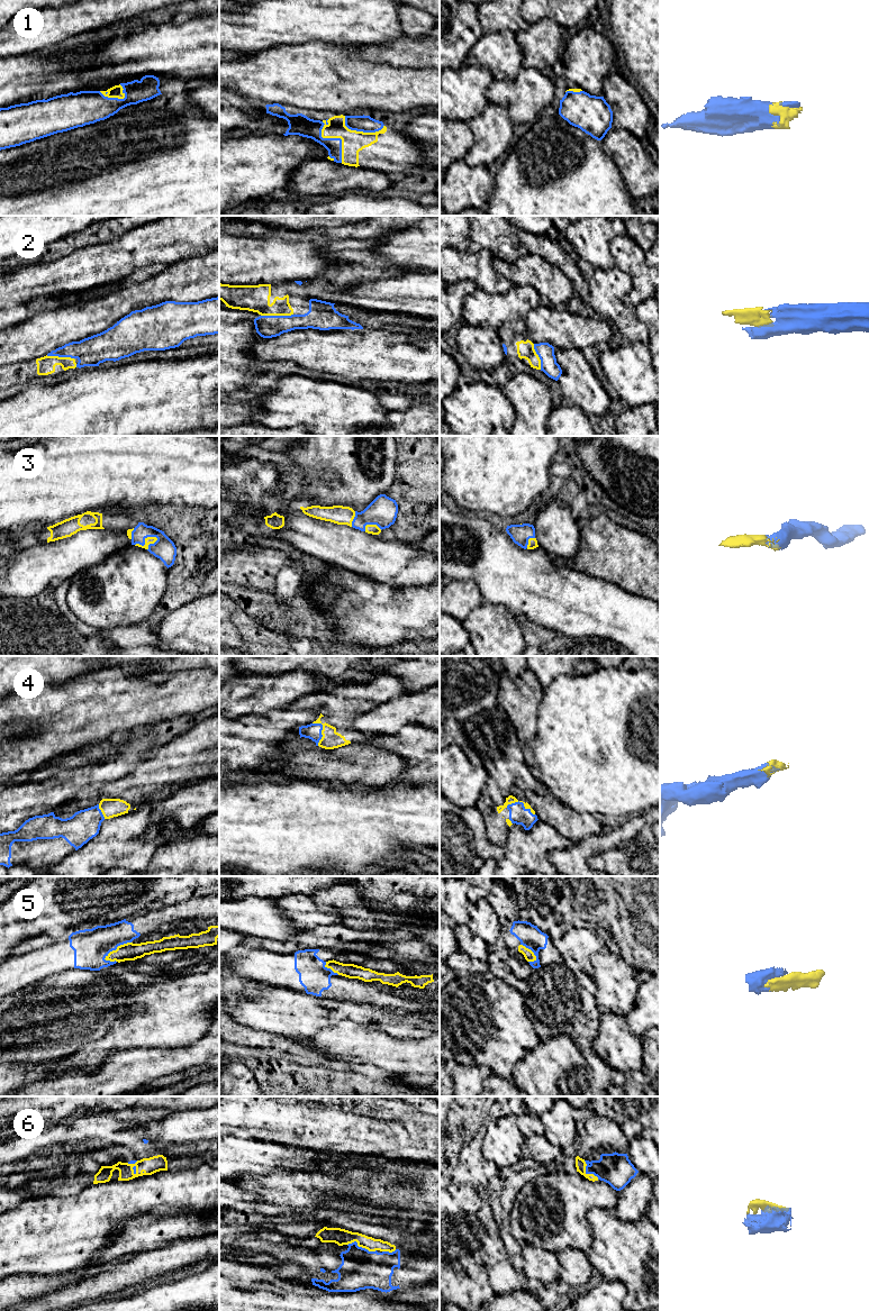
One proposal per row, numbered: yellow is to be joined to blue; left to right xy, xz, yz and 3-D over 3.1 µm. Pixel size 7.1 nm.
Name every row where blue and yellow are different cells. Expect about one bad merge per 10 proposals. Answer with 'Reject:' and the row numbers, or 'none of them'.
Reject: none of them

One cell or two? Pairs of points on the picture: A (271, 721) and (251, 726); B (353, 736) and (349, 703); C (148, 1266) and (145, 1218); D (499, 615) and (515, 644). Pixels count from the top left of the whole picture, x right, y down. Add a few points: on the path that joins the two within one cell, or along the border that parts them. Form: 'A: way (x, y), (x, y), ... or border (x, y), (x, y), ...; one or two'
A: way (266, 726), (255, 726); one
B: way (344, 729), (344, 712); one
C: border (172, 1240), (152, 1249), (132, 1253), (123, 1258); two
D: way (499, 621), (499, 628), (508, 637); one

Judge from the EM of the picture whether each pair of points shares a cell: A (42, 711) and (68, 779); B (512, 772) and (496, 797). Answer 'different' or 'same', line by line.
A: different
B: same

